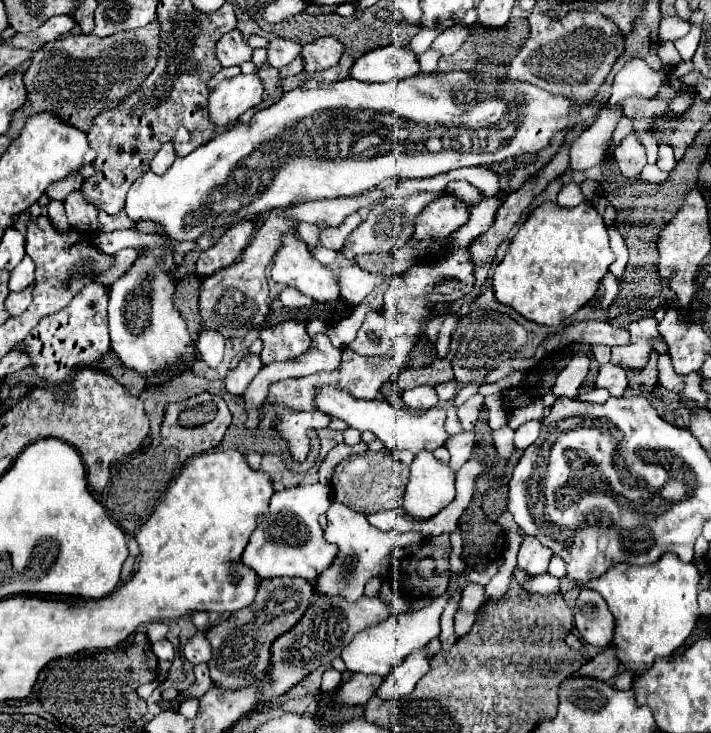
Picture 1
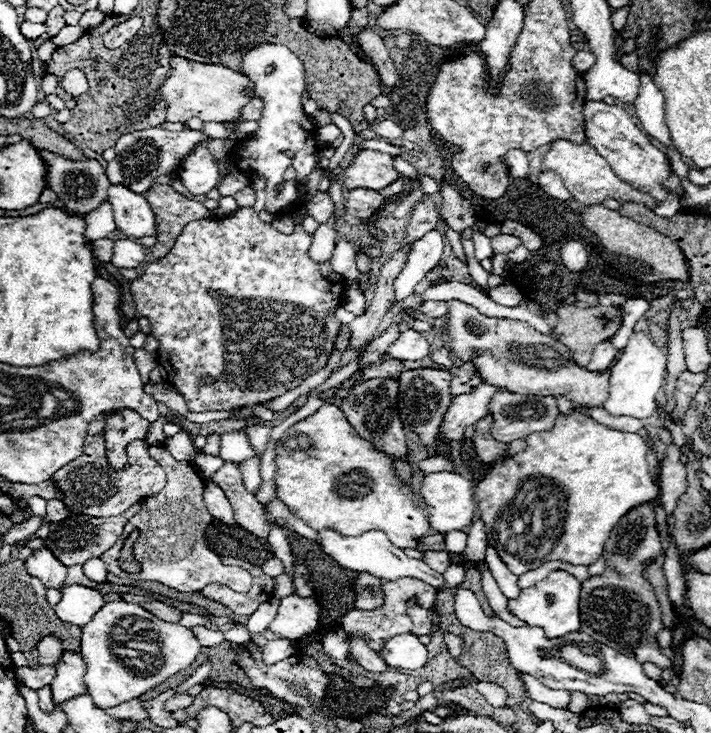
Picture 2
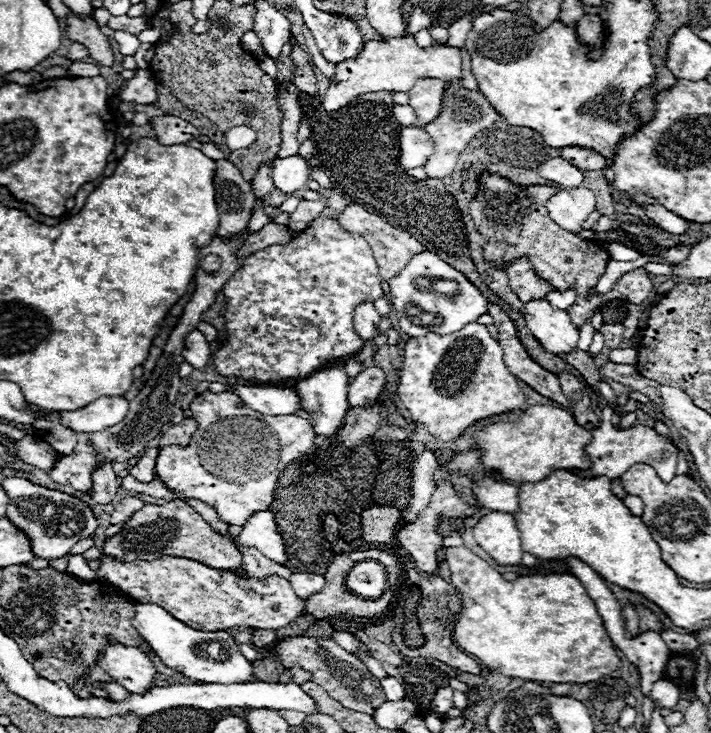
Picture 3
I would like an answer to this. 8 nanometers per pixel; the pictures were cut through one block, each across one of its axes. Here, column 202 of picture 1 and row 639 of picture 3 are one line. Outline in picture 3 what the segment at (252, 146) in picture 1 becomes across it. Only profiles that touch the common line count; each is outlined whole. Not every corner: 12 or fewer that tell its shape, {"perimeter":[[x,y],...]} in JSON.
{"perimeter":[[134,602],[160,660],[206,684],[252,682],[228,632],[194,630]]}

